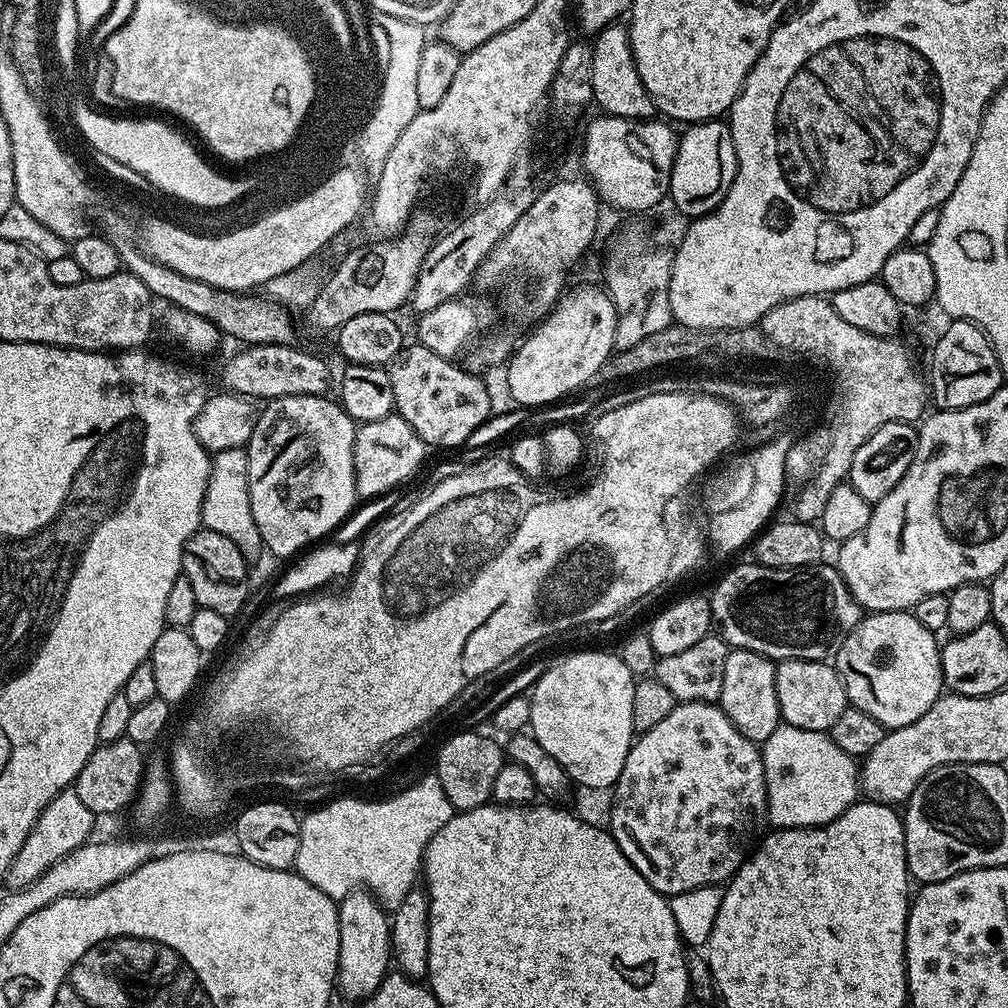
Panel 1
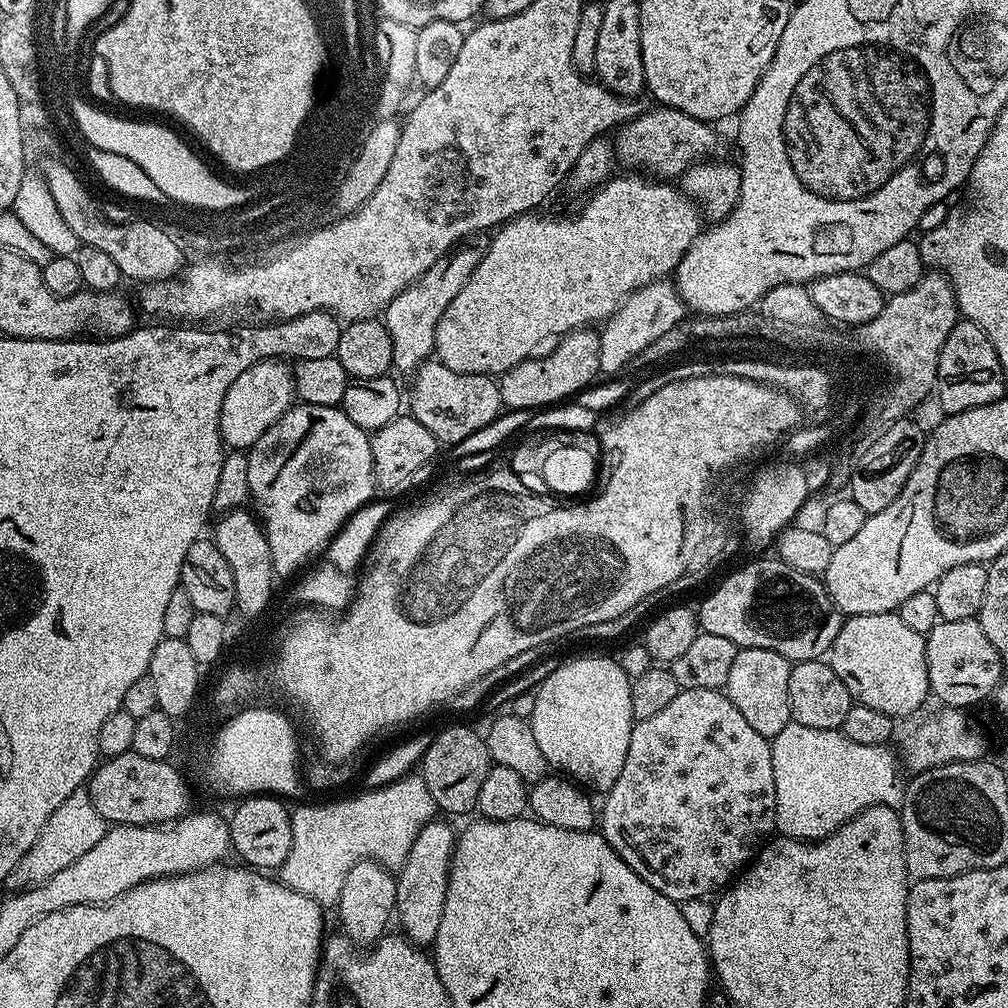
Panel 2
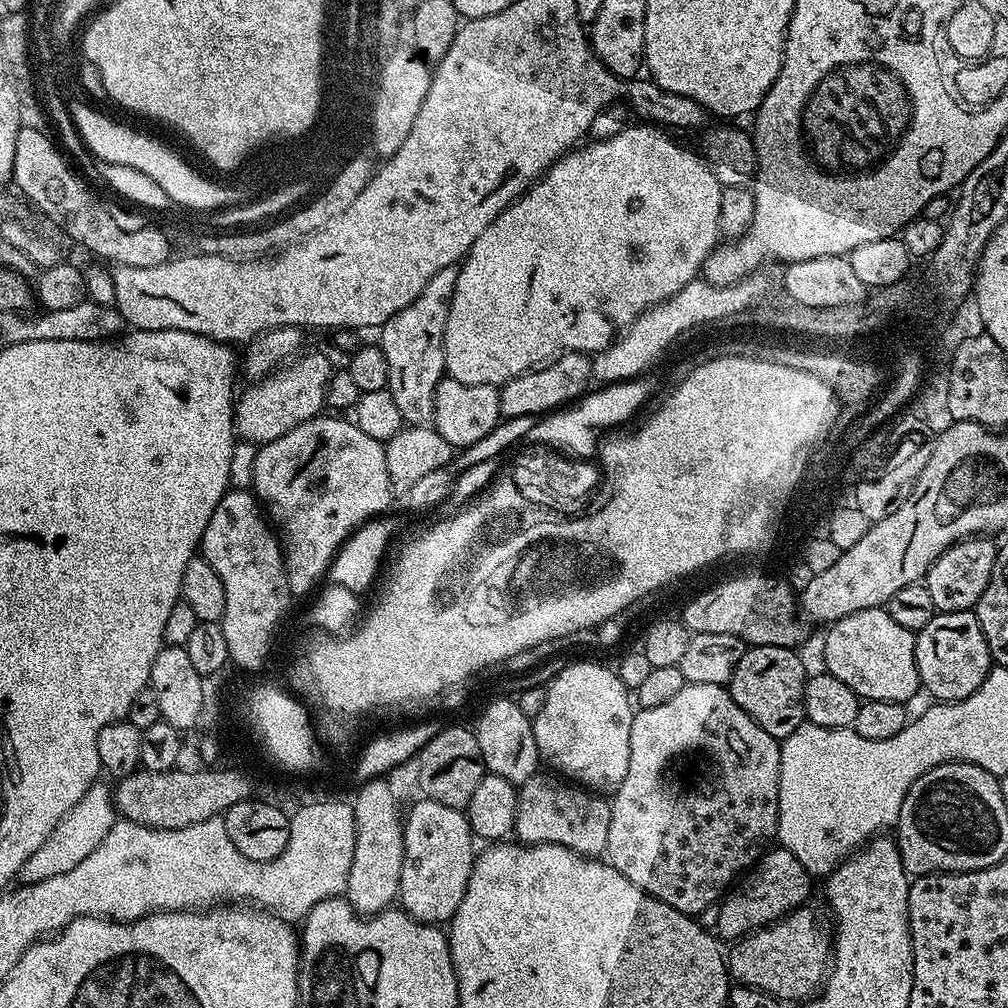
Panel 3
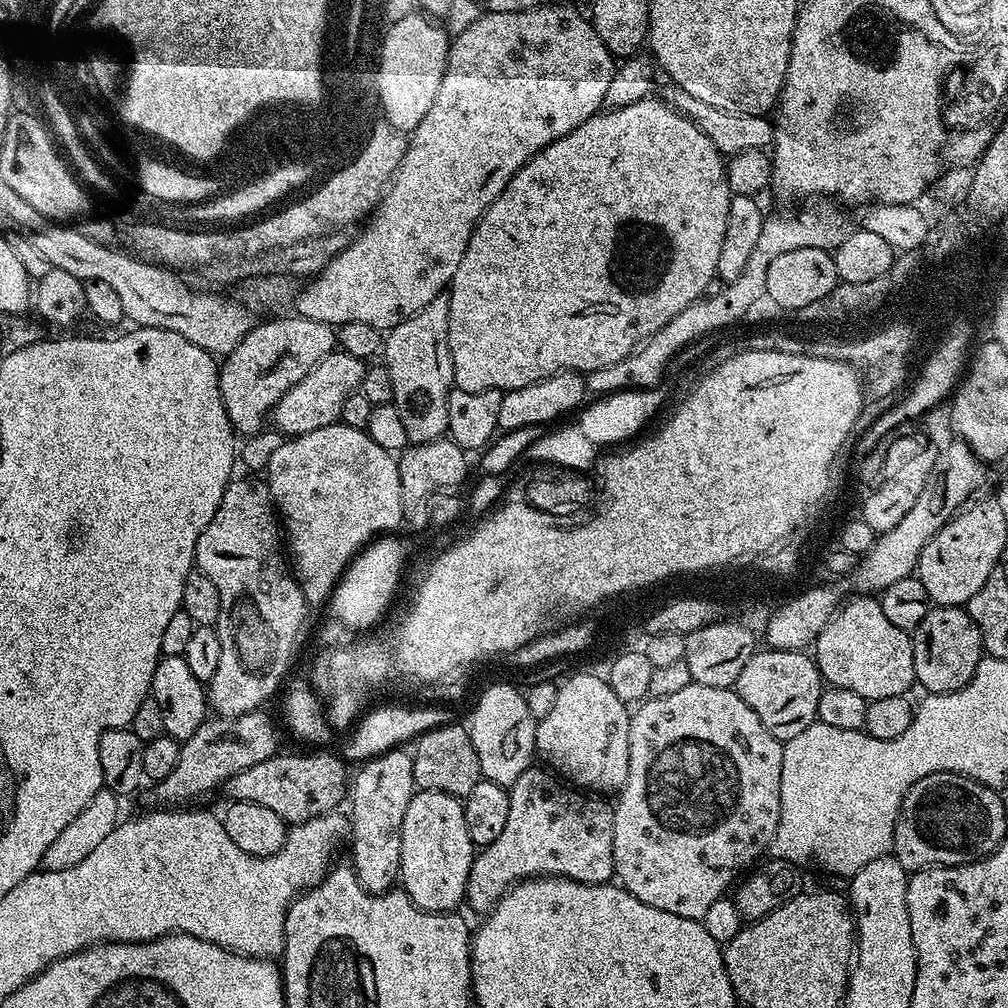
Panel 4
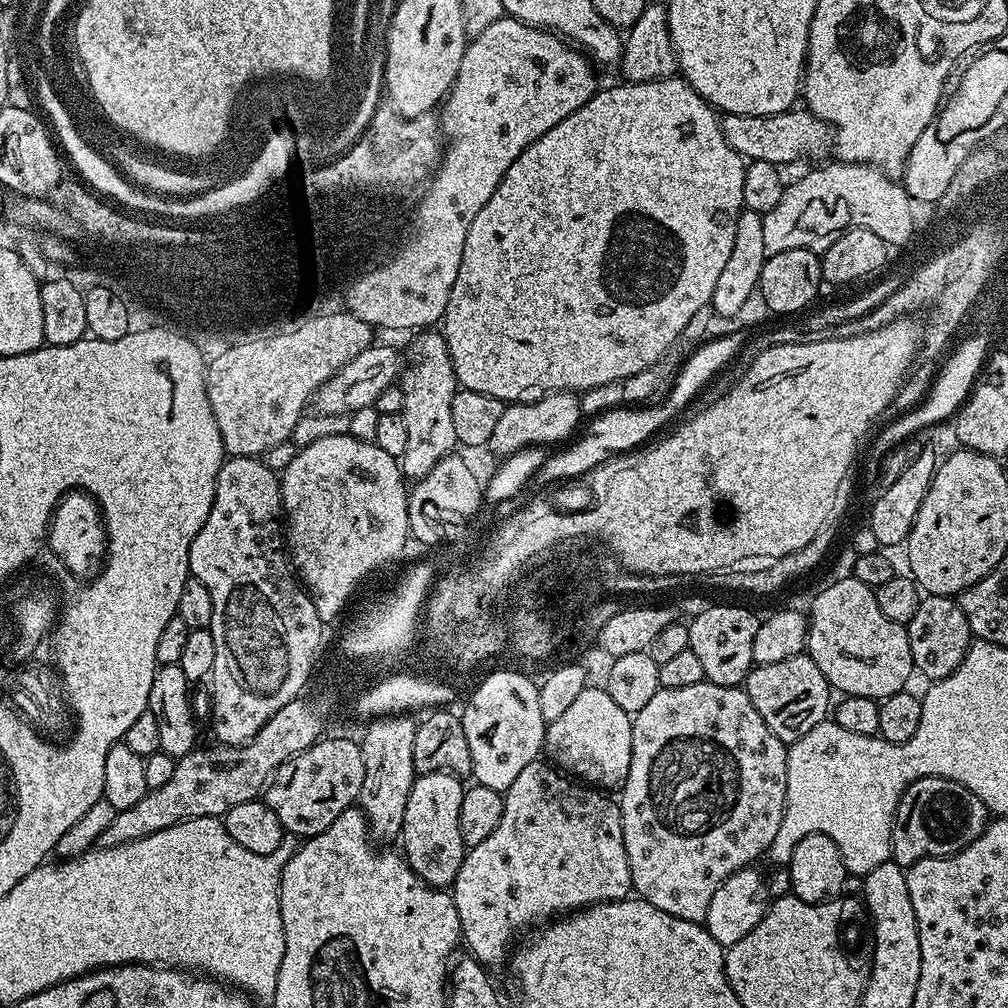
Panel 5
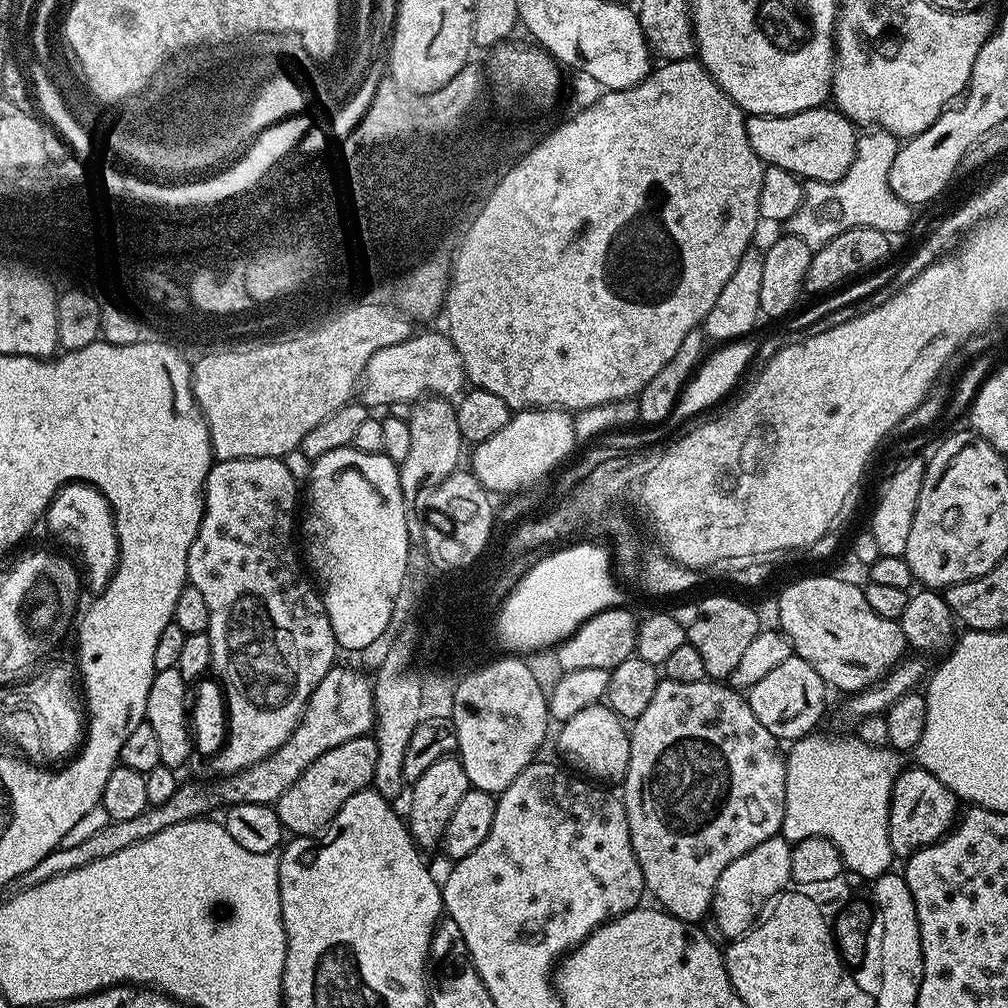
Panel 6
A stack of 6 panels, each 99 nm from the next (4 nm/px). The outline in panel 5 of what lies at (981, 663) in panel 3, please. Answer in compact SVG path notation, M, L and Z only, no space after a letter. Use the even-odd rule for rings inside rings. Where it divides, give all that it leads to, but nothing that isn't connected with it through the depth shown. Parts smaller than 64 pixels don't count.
M925 595L920 601L914 618L907 624L910 638L910 654L912 666L917 673L925 676L925 681L944 680L966 658L966 650L974 639L970 630L970 622L966 622L966 614L962 614L959 603L951 596Z

